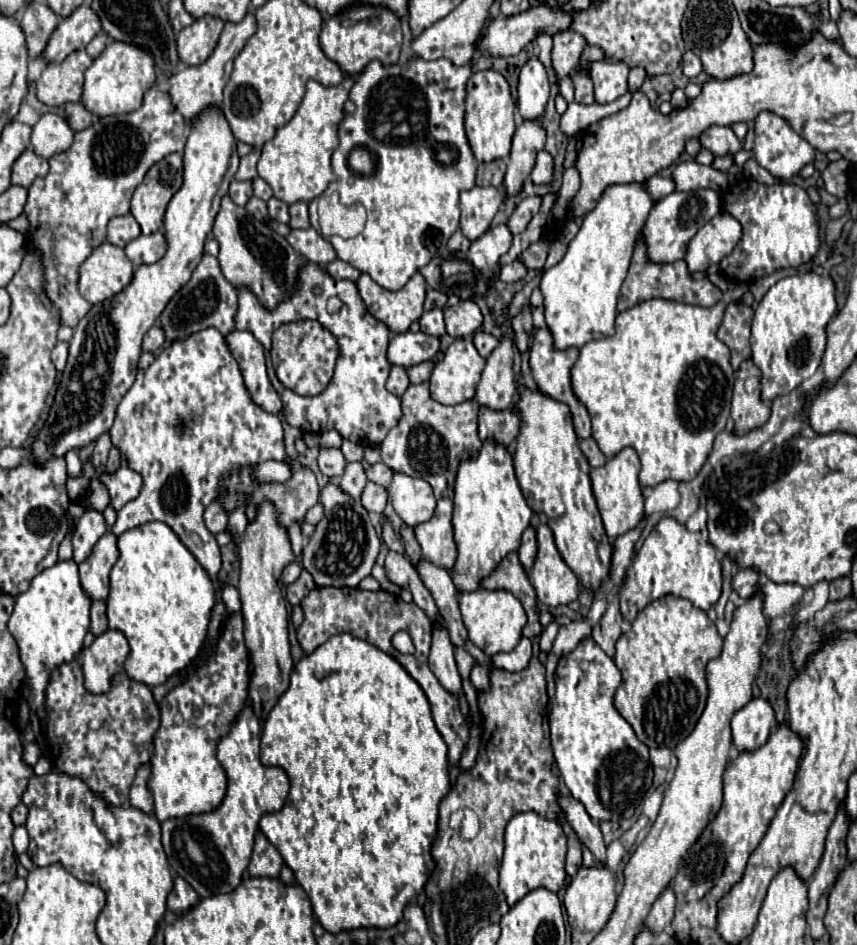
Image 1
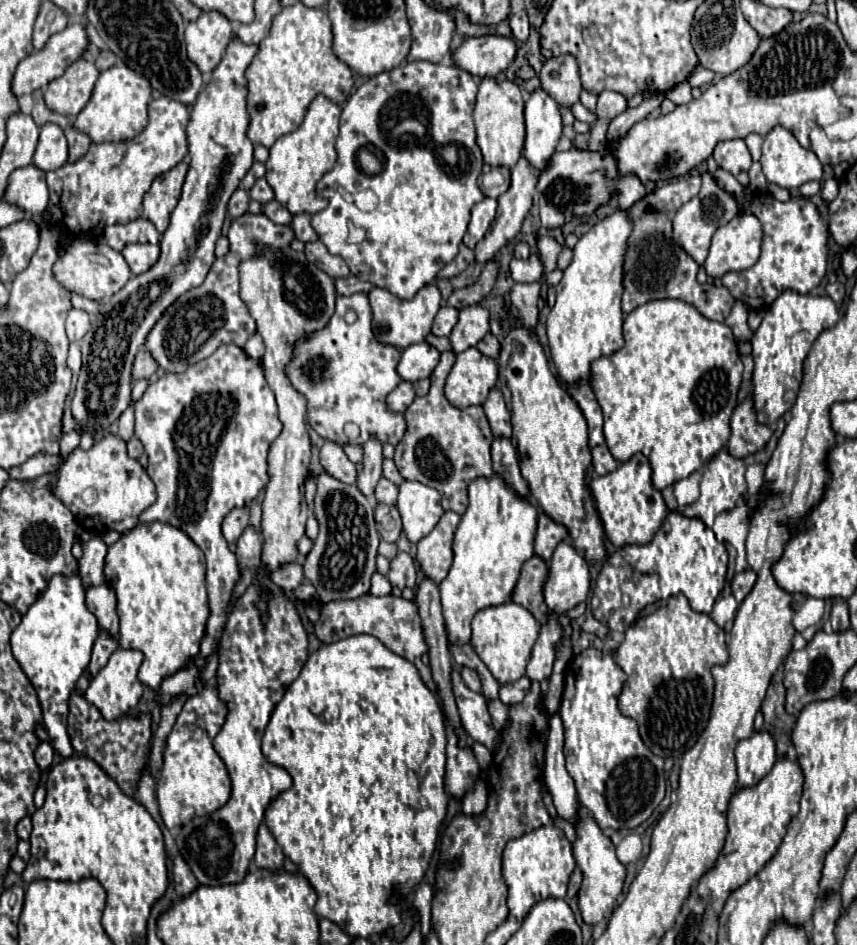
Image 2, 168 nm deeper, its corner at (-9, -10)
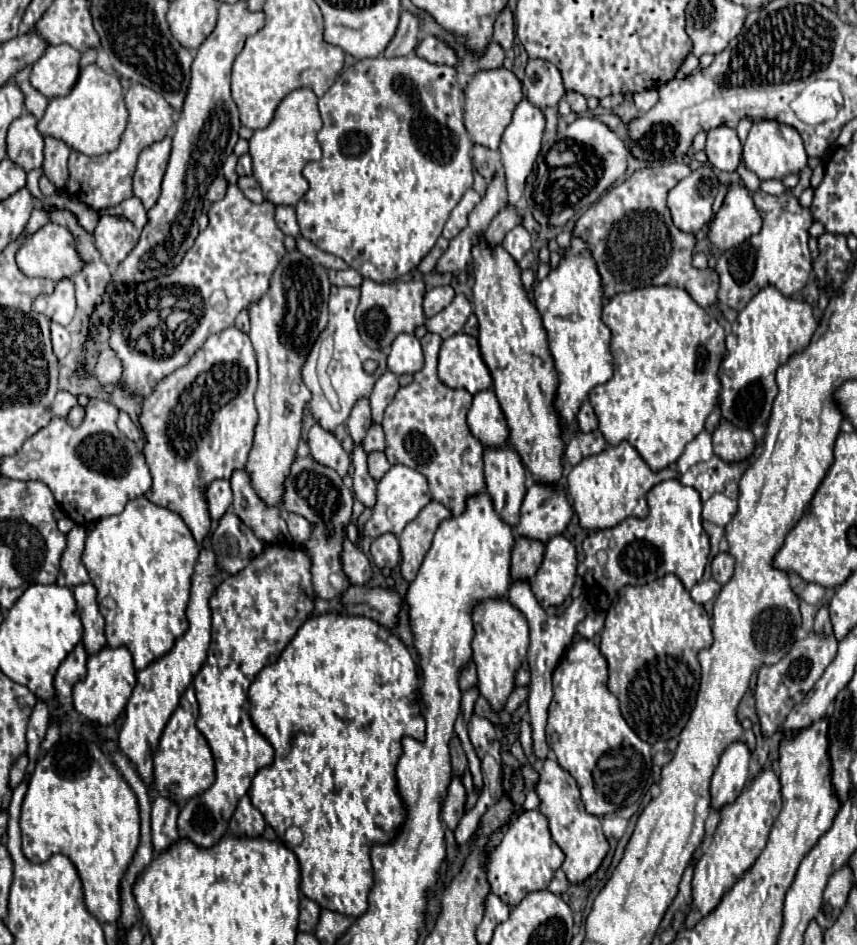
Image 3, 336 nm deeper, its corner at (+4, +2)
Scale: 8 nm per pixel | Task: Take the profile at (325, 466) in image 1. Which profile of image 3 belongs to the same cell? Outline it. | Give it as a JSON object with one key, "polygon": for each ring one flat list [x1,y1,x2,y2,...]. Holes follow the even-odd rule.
{"polygon":[[315,424,315,426,309,430,307,442,309,442,311,456,313,456,315,462,319,462,319,464,323,464,323,466,327,466,327,468,333,468,341,478,349,472,351,458,349,458,349,454,343,450,341,442,339,442,329,430,323,430,323,426]]}

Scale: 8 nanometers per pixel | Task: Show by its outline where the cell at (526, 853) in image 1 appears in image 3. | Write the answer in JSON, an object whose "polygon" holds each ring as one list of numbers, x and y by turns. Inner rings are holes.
{"polygon":[[539,810,523,812,517,822,507,830,501,844,489,858,487,864,487,880,491,884,491,892,497,894,505,904,519,904,525,894,535,890,545,890,557,868,563,864,563,852,551,840,547,818]]}

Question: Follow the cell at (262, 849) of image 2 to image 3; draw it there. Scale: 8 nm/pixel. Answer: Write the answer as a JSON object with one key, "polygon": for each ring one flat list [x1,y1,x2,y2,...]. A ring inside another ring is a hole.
{"polygon":[[243,796,231,816,229,832,233,836,261,836,265,830,265,820,257,808,253,808,249,796]]}

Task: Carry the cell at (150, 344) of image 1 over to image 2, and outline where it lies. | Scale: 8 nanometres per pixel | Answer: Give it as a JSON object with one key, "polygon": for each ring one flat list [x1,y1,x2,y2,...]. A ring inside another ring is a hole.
{"polygon":[[142,348,142,350,136,354,134,368,132,368,132,378,134,378,134,380,138,380,138,378,150,378,156,370,158,370,156,360,152,358,152,354,148,354,148,350]]}

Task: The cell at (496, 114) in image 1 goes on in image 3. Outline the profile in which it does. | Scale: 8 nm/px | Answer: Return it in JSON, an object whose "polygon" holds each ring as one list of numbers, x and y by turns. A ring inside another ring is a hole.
{"polygon":[[507,68,481,70,471,78,471,82,465,86,463,92,465,92,465,100,463,100,465,106,463,108,465,108,465,128,467,128,467,132,471,134,475,144,497,150,499,142,501,142,501,136,503,136,507,124,511,122,515,106,523,100,521,82]]}

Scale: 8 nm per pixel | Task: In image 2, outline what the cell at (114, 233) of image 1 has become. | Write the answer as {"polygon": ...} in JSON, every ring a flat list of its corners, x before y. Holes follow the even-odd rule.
{"polygon":[[136,218,128,224,114,224,104,230,104,240,114,250,124,250,128,244,158,242,158,232,146,218]]}

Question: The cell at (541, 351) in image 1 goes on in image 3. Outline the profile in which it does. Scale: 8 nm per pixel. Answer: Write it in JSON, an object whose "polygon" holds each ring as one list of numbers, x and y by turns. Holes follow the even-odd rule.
{"polygon":[[583,404,583,408,577,414,577,422,579,422,581,432,591,432,597,428,597,416,595,416,591,404]]}

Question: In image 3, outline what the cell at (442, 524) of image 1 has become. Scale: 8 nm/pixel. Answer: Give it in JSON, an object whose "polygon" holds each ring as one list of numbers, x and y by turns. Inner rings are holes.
{"polygon":[[429,502,415,520,411,520,399,536,401,542,401,574,407,582,415,580,417,570,431,546,439,524,453,514,439,502]]}

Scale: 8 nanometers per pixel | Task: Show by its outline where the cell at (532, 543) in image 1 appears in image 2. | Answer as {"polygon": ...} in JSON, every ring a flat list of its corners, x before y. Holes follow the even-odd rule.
{"polygon":[[540,514,538,518,538,532,536,532,536,540,534,540,534,552,536,556,540,556,544,562,548,562,548,558,552,558,554,548,566,538,566,528,552,522,546,514]]}

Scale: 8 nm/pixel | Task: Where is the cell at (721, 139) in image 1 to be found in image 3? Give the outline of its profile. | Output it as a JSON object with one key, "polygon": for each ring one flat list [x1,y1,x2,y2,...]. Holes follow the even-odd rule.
{"polygon":[[717,126,707,132,707,146,705,154,711,166,727,172,735,172,741,162,741,142,737,138,735,128]]}

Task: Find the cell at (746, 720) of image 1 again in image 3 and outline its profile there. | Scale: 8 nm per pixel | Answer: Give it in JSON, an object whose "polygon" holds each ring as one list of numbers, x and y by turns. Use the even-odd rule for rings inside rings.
{"polygon":[[741,742,731,744,723,752,709,786,711,808,721,810,739,796,739,790,743,790,749,780,749,758,749,748]]}

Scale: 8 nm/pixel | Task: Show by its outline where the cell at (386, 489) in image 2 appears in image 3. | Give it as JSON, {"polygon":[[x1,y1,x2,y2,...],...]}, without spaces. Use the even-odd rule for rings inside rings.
{"polygon":[[371,452,371,454,369,454,369,474,371,474,375,480,383,478,383,474,385,474,389,468,391,468,391,464,387,462,385,452]]}

